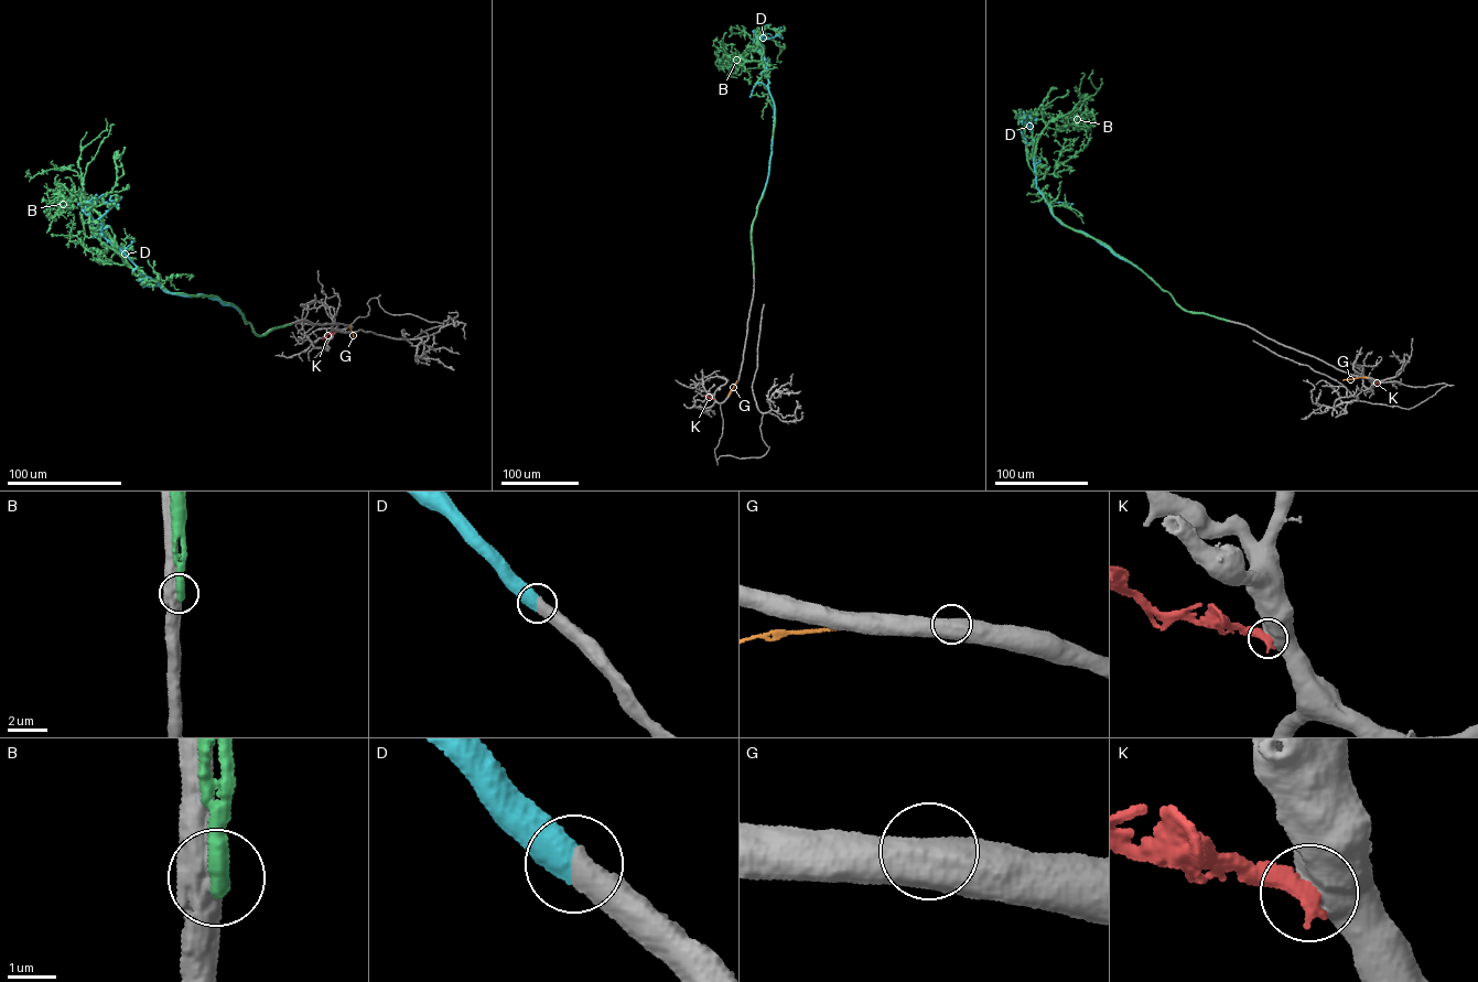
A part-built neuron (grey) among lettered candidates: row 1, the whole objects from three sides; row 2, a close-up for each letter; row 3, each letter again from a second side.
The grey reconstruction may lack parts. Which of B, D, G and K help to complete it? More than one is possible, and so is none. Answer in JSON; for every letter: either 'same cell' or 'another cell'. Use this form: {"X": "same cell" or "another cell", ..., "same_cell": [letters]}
{"B": "another cell", "D": "same cell", "G": "another cell", "K": "another cell", "same_cell": ["D"]}

